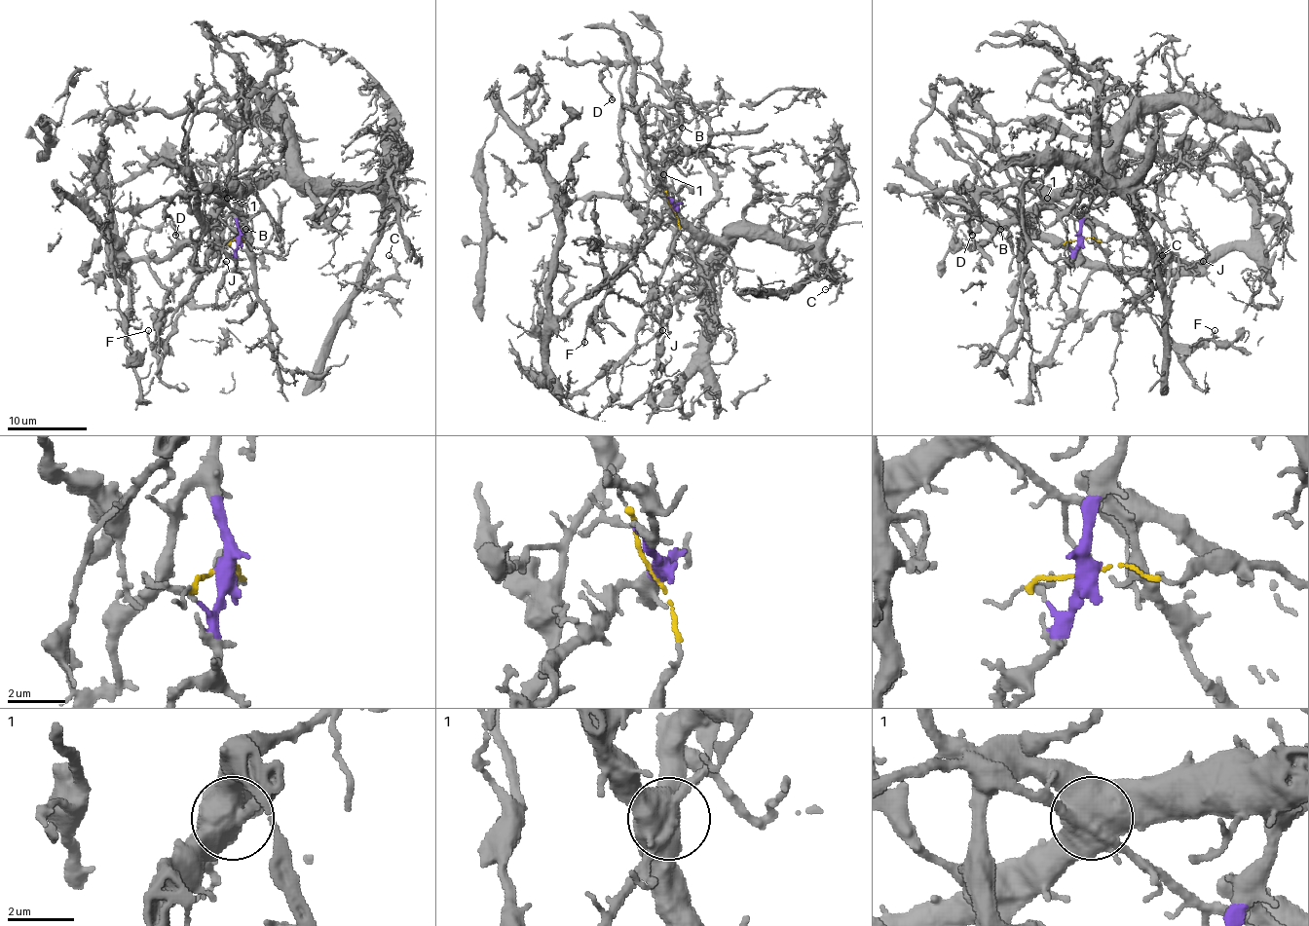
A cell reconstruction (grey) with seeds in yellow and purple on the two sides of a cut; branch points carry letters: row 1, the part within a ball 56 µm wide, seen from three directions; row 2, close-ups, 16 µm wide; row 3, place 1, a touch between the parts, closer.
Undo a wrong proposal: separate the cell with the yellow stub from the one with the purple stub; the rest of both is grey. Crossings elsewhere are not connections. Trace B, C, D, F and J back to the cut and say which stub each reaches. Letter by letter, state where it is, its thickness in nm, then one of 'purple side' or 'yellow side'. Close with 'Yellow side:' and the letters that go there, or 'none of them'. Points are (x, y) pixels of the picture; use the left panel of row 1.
B: place (245, 229); calibre 200 nm; purple side
C: place (389, 255); calibre 160 nm; purple side
D: place (175, 235); calibre 220 nm; purple side
F: place (148, 330); calibre 120 nm; yellow side
J: place (226, 261); calibre 200 nm; yellow side
Yellow side: F, J

